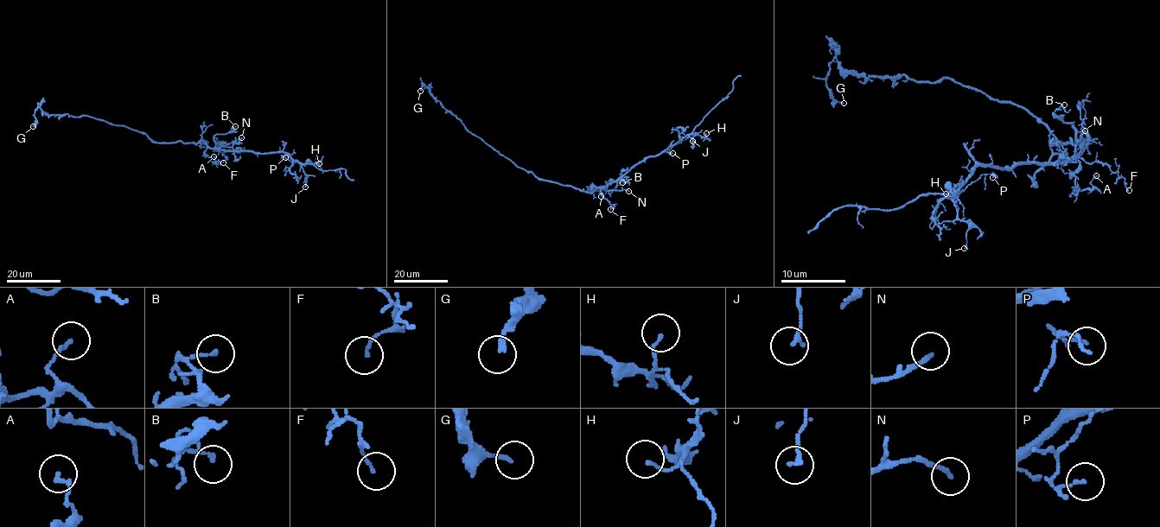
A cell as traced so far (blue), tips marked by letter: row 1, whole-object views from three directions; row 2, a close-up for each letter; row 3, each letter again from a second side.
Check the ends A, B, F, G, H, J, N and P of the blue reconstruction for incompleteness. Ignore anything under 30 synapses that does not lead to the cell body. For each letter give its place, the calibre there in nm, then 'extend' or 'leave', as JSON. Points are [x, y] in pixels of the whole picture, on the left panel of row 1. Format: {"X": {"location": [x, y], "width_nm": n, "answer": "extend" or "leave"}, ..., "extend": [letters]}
{"A": {"location": [213, 156], "width_nm": 140, "answer": "leave"}, "B": {"location": [235, 126], "width_nm": 140, "answer": "leave"}, "F": {"location": [223, 162], "width_nm": 110, "answer": "leave"}, "G": {"location": [33, 126], "width_nm": 170, "answer": "leave"}, "H": {"location": [319, 163], "width_nm": 110, "answer": "leave"}, "J": {"location": [305, 187], "width_nm": 170, "answer": "leave"}, "N": {"location": [241, 137], "width_nm": 170, "answer": "leave"}, "P": {"location": [285, 157], "width_nm": 100, "answer": "leave"}, "extend": []}

